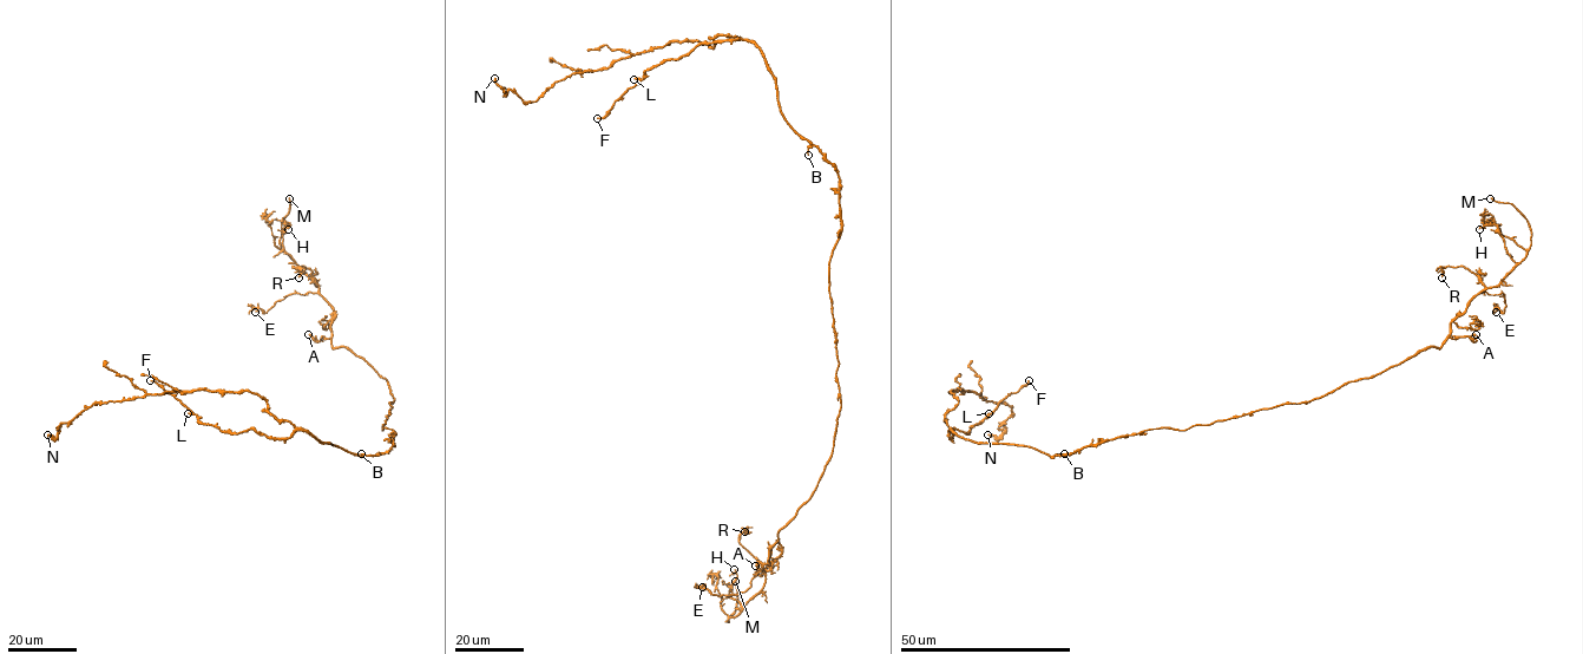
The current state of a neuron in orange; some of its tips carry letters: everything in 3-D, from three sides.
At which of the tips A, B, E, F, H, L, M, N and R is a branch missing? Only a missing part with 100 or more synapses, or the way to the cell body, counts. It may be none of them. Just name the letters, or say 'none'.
F, M

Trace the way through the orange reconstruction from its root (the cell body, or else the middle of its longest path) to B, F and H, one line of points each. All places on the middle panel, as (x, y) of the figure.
B: (838, 237), (838, 171), (815, 146), (808, 149), (808, 155)
F: (838, 237), (838, 171), (787, 121), (775, 78), (753, 43), (701, 43), (678, 58), (654, 65), (597, 118)
H: (838, 237), (832, 457), (743, 606), (729, 595), (734, 569)

